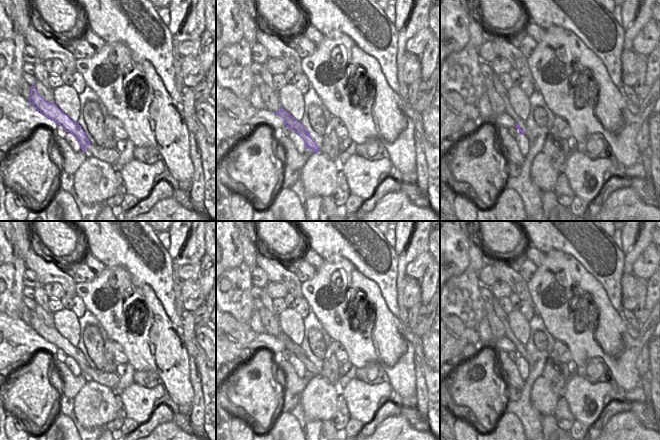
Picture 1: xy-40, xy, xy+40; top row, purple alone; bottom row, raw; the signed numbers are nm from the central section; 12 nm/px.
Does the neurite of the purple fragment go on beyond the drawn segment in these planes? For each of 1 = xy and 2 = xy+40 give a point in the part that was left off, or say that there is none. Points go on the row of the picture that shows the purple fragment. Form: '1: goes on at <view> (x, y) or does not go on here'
1: does not go on here
2: does not go on here

